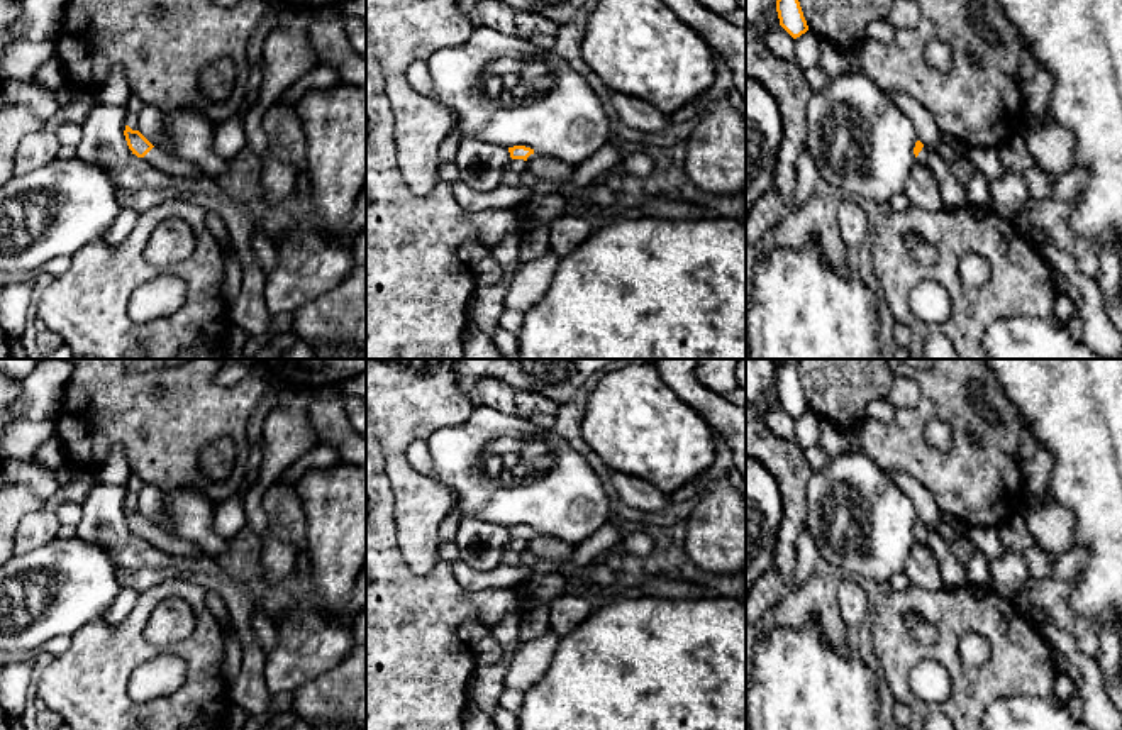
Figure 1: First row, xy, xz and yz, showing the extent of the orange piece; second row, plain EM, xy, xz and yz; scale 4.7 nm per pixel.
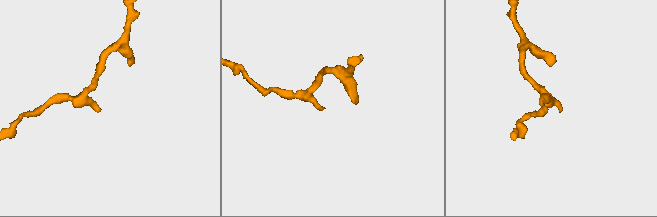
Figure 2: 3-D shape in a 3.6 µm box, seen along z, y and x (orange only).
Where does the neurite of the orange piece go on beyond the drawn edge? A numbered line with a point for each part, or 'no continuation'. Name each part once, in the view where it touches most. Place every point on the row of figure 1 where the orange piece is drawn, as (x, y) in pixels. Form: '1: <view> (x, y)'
1: xy (168, 165)

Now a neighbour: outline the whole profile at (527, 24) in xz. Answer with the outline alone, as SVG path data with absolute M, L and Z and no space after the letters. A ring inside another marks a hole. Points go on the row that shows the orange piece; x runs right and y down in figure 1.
M515 12L515 27L519 37L529 39L530 36L536 34L554 37L561 25L537 14Z

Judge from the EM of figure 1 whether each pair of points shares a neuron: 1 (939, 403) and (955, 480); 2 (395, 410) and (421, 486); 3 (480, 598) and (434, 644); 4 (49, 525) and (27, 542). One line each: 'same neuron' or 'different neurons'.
1: same neuron
2: same neuron
3: different neurons
4: same neuron

